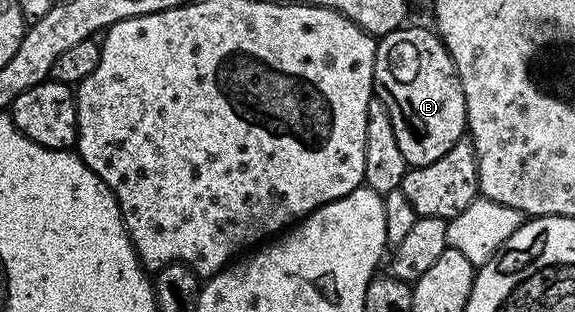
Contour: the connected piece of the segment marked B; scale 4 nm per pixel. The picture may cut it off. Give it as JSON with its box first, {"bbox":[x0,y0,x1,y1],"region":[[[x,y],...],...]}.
{"bbox":[374,25,467,167],"region":[[[403,25],[377,40],[374,93],[388,109],[400,153],[410,167],[440,161],[467,134],[466,102],[450,52],[433,30]]]}

